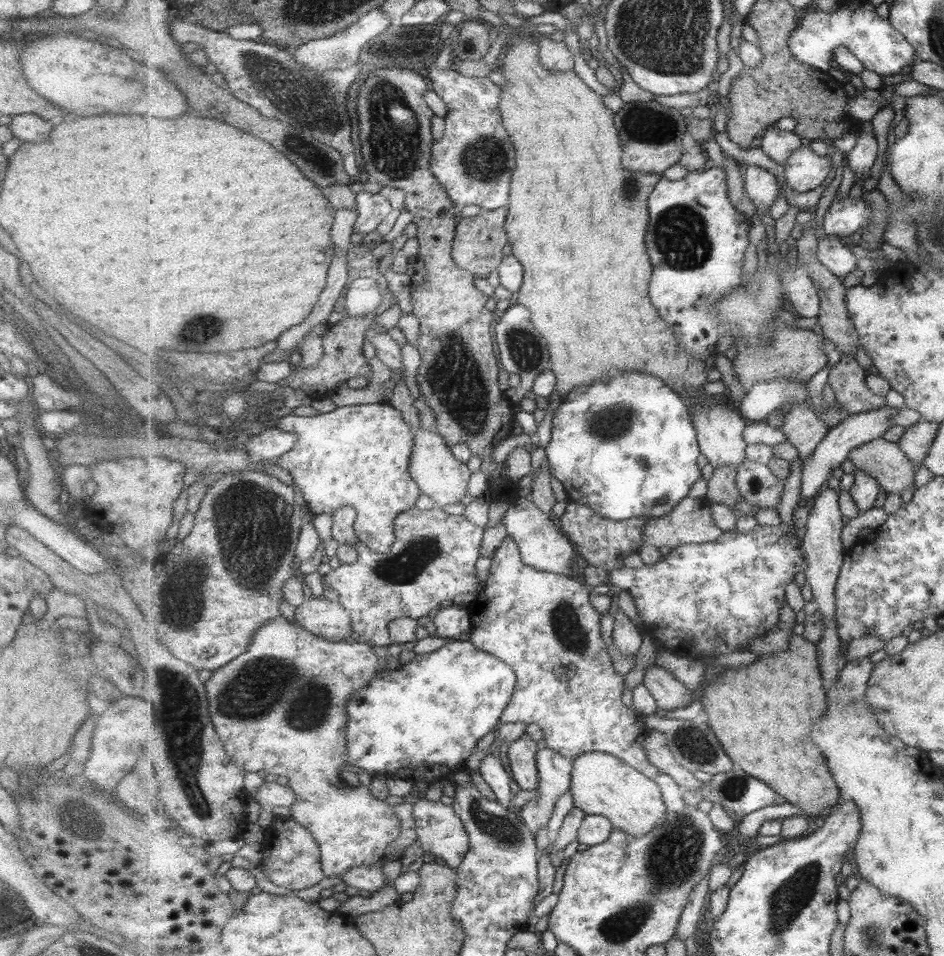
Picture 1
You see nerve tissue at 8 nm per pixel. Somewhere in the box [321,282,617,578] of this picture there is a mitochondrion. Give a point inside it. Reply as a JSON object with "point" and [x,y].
{"point":[454,376]}

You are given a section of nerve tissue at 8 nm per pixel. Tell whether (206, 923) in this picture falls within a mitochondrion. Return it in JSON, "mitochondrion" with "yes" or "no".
{"mitochondrion":"no"}

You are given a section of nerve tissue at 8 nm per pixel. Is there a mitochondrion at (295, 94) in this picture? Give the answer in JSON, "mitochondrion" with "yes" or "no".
{"mitochondrion":"yes"}

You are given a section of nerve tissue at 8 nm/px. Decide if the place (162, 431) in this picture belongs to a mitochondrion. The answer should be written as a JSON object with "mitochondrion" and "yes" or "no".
{"mitochondrion":"no"}

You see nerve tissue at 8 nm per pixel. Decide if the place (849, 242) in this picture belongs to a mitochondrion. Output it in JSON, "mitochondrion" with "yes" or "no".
{"mitochondrion":"no"}

